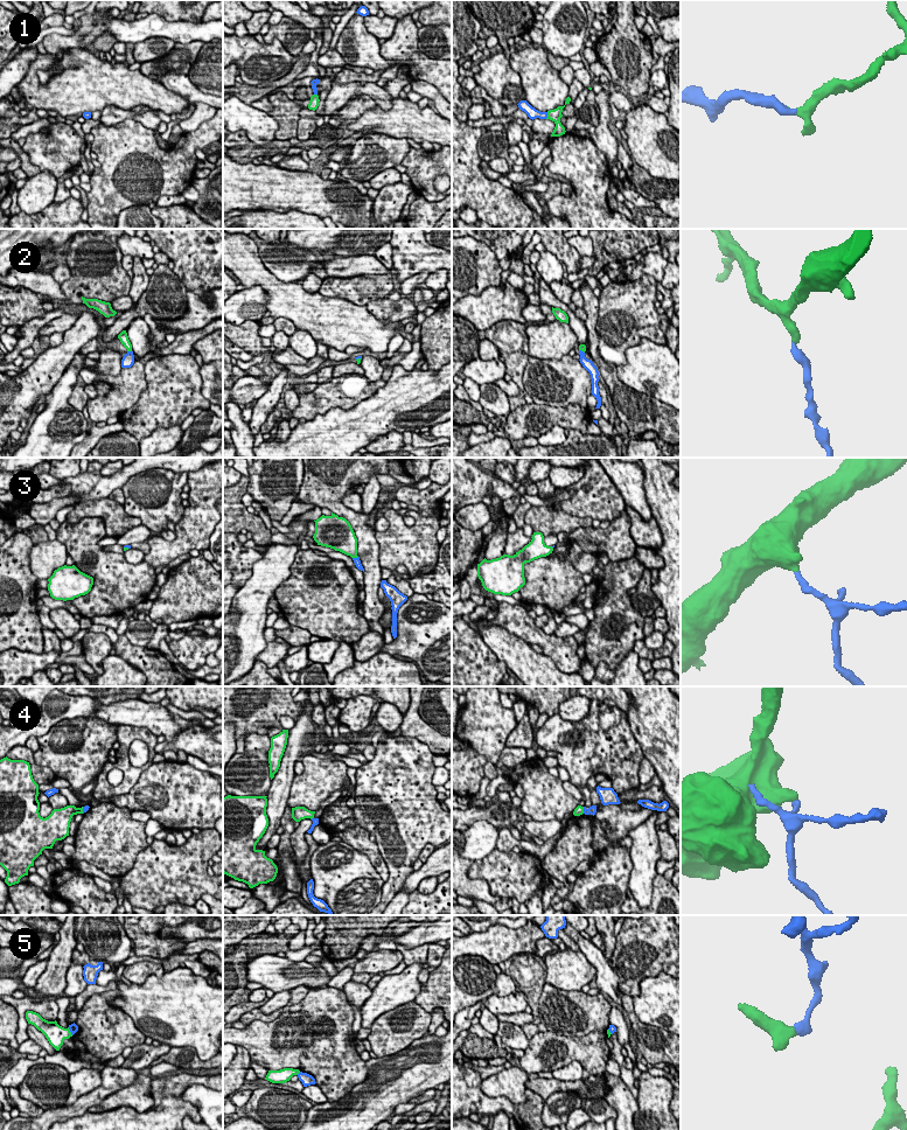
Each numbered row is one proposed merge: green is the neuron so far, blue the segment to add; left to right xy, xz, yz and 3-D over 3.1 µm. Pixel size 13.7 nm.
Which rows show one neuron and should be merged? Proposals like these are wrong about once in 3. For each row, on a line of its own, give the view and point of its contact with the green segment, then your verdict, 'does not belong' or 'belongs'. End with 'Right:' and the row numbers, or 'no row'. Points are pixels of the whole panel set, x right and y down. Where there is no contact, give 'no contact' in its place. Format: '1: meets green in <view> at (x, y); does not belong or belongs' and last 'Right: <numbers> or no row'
1: meets green in yz at (548, 116); belongs
2: meets green in xy at (130, 350); belongs
3: meets green in xz at (355, 557); belongs
4: meets green in yz at (583, 810); does not belong
5: meets green in xz at (298, 1073); does not belong
Right: 1, 2, 3

